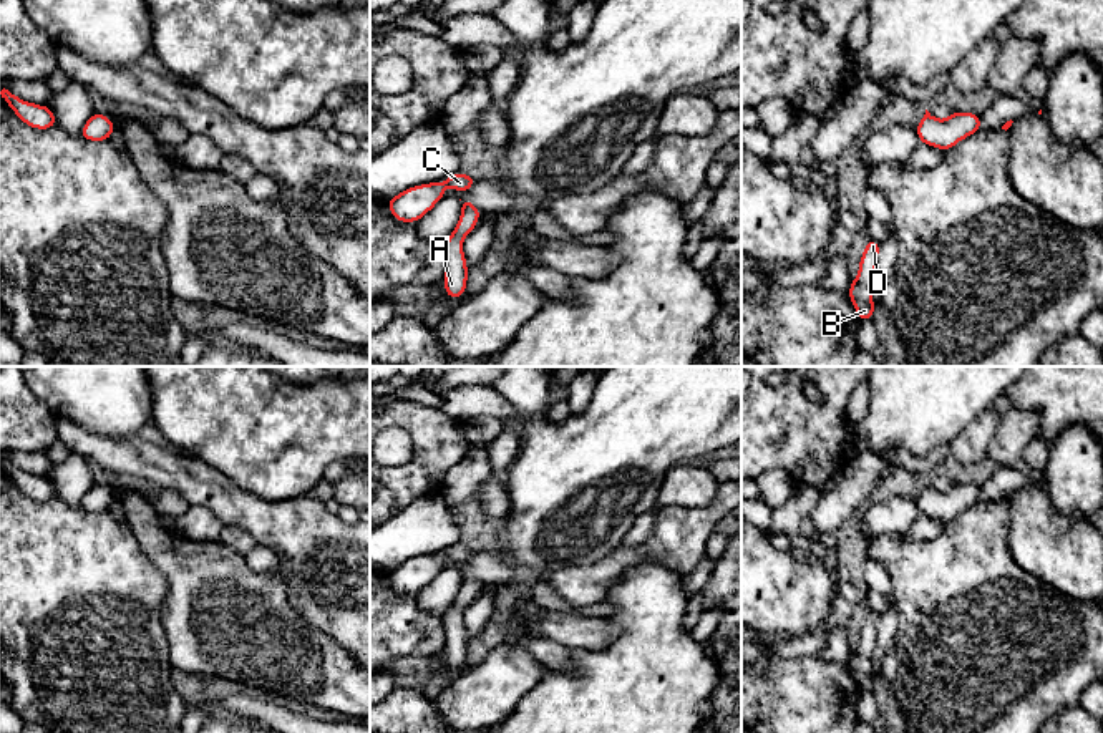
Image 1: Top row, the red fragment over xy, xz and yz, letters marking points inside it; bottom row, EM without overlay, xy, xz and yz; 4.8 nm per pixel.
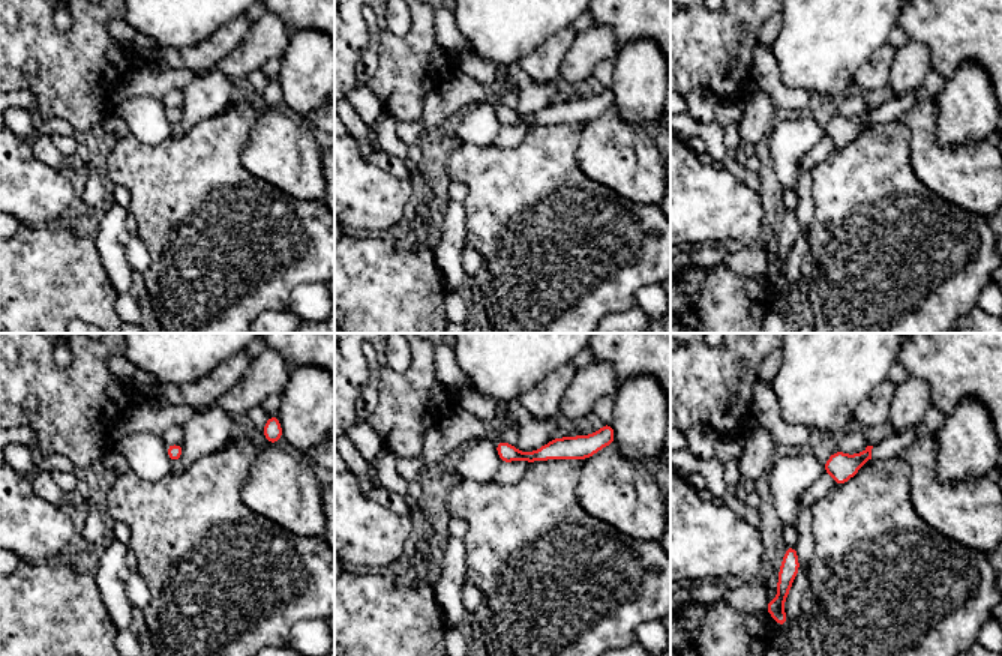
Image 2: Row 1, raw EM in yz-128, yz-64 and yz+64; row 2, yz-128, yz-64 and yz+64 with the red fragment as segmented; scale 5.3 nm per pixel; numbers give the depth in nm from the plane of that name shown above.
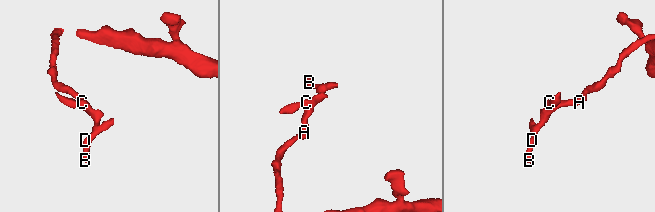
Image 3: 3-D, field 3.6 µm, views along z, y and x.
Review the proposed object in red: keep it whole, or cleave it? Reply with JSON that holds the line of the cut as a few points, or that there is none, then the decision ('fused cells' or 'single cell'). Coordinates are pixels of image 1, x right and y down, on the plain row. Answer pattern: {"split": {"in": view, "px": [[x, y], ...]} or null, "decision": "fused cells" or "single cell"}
{"split": null, "decision": "single cell"}

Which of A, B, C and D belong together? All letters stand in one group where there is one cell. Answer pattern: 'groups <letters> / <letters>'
groups A B C D

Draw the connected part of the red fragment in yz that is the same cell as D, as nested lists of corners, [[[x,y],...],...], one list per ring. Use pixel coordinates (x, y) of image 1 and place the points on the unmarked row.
[[[869,610],[866,614],[866,620],[859,632],[859,643],[853,650],[853,655],[848,662],[859,692],[871,692],[876,682],[872,673],[872,663],[879,620],[881,617],[876,612]]]

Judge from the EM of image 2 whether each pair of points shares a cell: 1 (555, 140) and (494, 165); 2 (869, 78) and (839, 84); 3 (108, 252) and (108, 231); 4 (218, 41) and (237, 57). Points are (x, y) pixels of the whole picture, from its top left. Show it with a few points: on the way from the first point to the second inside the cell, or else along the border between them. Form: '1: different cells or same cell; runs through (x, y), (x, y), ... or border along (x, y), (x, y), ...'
1: same cell; runs through (540, 155), (530, 165), (509, 165)
2: different cells; border along (873, 53), (855, 72), (854, 89)
3: same cell; runs through (108, 248), (108, 236)
4: different cells; border along (252, 24), (246, 36), (215, 68)

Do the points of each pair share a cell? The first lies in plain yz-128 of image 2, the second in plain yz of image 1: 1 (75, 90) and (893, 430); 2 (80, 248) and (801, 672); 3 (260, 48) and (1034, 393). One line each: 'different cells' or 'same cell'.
1: different cells
2: same cell
3: different cells

